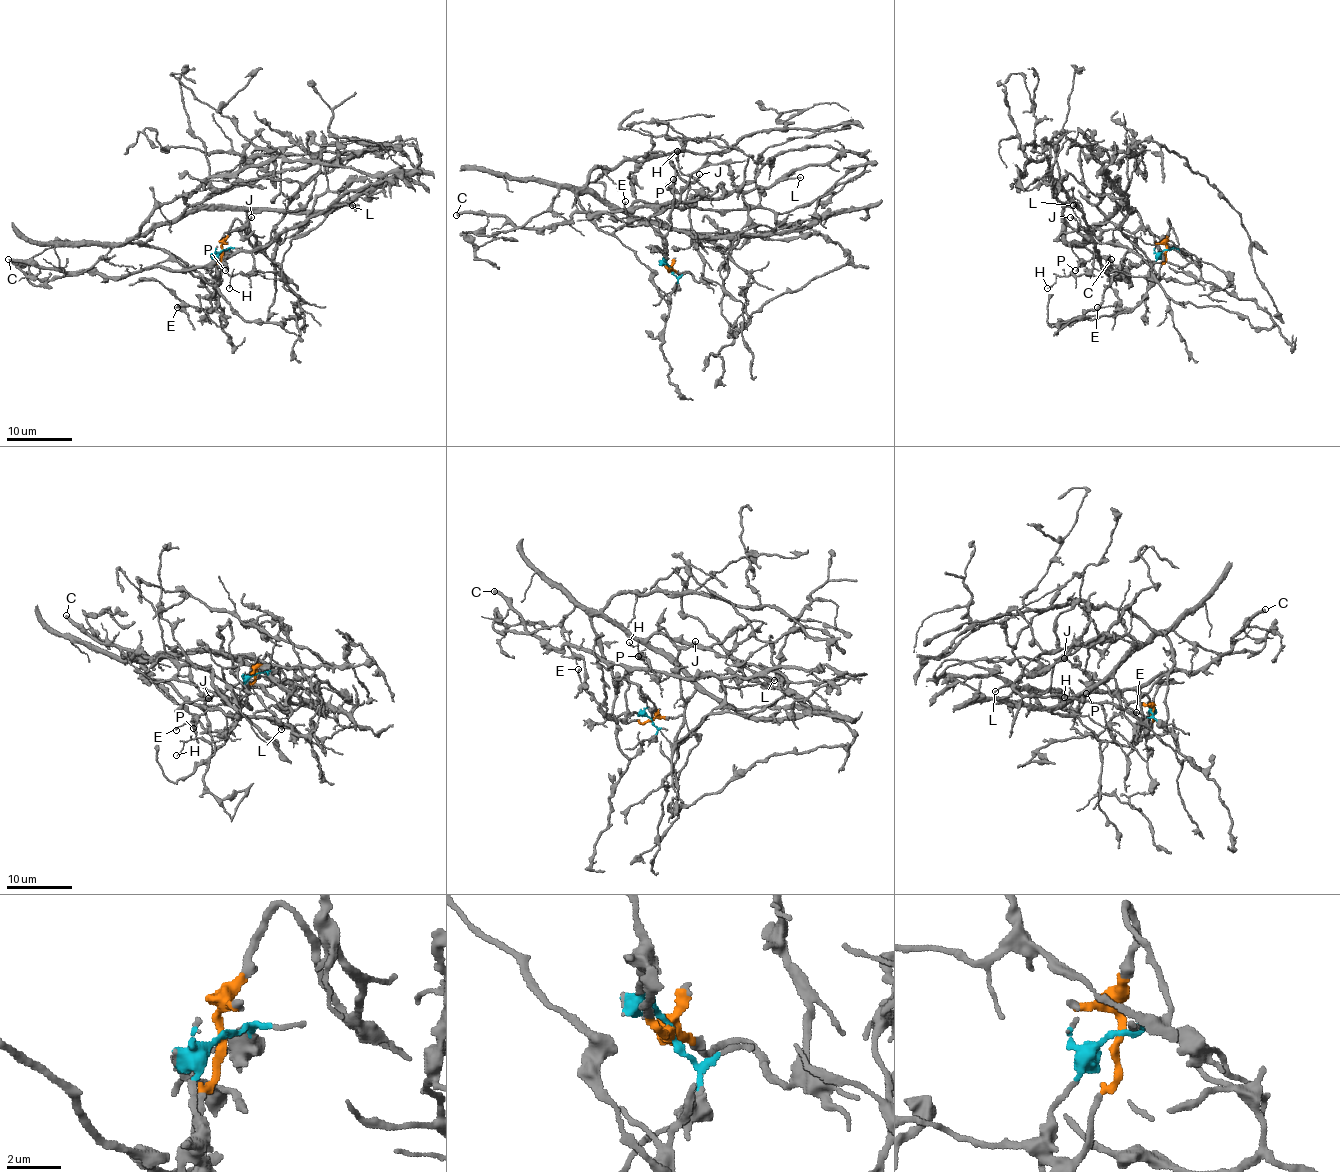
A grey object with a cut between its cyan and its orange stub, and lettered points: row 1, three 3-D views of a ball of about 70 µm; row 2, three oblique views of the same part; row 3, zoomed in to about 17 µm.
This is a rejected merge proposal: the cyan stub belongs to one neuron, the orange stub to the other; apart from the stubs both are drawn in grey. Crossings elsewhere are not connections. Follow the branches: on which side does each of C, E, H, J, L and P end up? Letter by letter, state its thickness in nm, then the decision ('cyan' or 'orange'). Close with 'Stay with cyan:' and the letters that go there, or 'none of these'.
C: 320 nm thick; cyan
E: 150 nm thick; orange
H: 130 nm thick; cyan
J: 160 nm thick; orange
L: 150 nm thick; cyan
P: 100 nm thick; cyan
Stay with cyan: C, H, L, P

